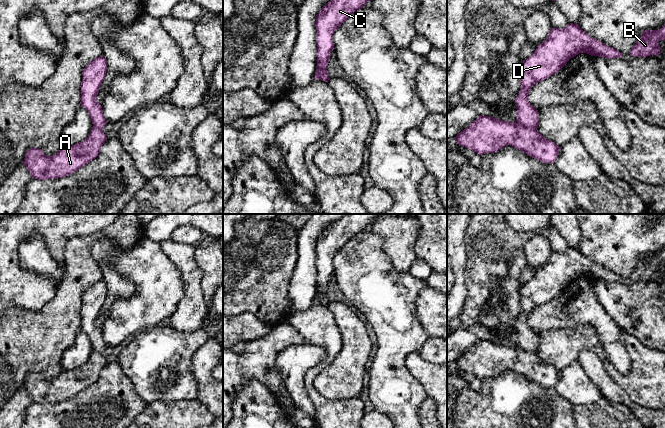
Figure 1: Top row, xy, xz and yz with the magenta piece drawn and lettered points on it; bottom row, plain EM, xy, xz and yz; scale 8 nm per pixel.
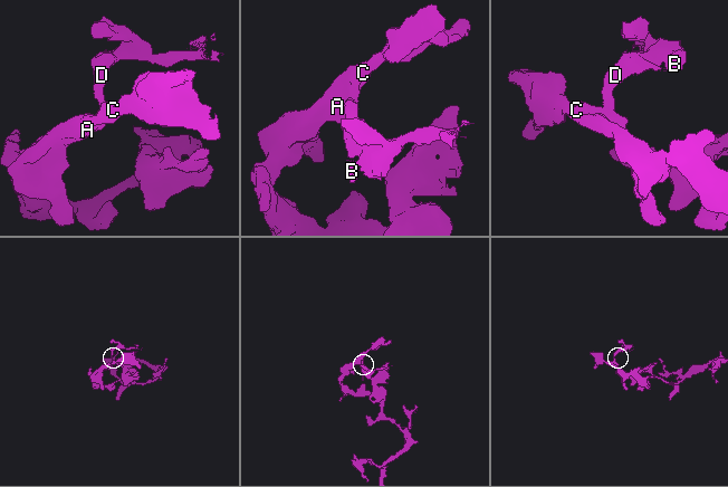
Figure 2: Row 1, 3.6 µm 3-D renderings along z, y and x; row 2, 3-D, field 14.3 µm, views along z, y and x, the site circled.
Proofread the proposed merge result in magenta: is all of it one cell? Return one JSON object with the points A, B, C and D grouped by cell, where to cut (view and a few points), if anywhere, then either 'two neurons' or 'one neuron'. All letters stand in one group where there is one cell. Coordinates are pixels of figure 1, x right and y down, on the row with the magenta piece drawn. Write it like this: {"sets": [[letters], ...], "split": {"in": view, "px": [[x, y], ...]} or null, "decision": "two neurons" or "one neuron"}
{"sets": [["A", "C"], ["B", "D"]], "split": {"in": "yz", "px": [[516, 122], [536, 129]]}, "decision": "two neurons"}

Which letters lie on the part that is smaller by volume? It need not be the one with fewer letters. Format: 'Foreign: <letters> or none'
Foreign: B, D

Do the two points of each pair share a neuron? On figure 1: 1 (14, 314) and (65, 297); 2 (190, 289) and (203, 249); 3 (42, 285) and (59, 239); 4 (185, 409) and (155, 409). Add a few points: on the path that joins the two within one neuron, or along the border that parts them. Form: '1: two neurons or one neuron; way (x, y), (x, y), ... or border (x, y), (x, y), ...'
1: one neuron; way (27, 317), (45, 317), (52, 310)
2: two neurons; border (194, 246), (194, 259), (202, 273), (202, 288)
3: one neuron; way (17, 270), (13, 242), (34, 226)
4: one neuron; way (178, 409), (162, 409)

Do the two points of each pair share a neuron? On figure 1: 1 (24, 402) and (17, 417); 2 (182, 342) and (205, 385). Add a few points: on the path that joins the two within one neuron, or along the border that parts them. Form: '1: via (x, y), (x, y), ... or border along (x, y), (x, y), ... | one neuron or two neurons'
1: via (20, 406), (17, 409), (17, 413) | one neuron
2: border along (206, 341), (192, 356), (191, 371), (197, 383) | two neurons

